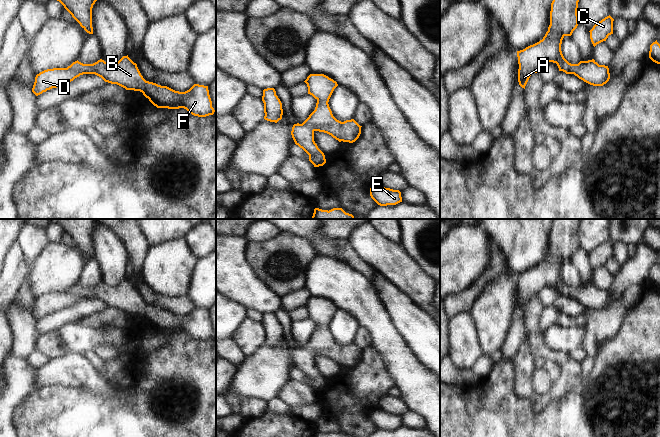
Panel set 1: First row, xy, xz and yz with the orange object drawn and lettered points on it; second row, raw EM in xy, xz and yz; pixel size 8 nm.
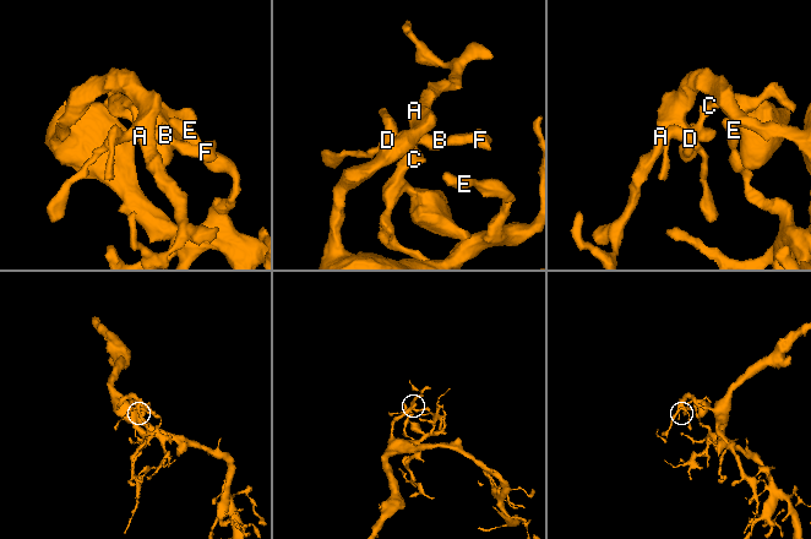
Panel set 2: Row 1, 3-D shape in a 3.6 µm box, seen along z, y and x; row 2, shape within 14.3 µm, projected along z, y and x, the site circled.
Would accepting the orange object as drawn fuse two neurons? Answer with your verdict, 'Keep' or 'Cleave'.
Keep.

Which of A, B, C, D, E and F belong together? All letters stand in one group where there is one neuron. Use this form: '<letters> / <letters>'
A B C D E F

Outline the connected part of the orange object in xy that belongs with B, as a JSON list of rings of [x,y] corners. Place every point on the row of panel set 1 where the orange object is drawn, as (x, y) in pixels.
[[[128,55],[123,56],[118,62],[105,62],[100,59],[93,64],[83,64],[77,60],[67,68],[44,70],[36,75],[32,92],[38,96],[83,74],[95,74],[105,82],[117,84],[126,90],[140,91],[157,108],[184,108],[198,117],[213,115],[216,111],[212,107],[208,86],[194,84],[189,90],[179,92],[146,81],[137,64]]]

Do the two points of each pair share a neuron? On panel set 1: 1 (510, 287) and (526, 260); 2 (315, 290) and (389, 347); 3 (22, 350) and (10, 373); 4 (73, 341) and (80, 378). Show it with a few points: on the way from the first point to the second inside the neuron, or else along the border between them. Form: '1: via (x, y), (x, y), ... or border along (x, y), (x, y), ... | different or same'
1: border along (512, 271), (516, 275) | different
2: via (336, 290), (341, 290), (377, 326) | same
3: border along (13, 354), (25, 358) | different
4: border along (68, 352), (83, 354) | different

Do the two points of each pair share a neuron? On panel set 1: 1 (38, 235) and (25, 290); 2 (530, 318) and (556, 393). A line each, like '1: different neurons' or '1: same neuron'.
1: same neuron
2: same neuron

